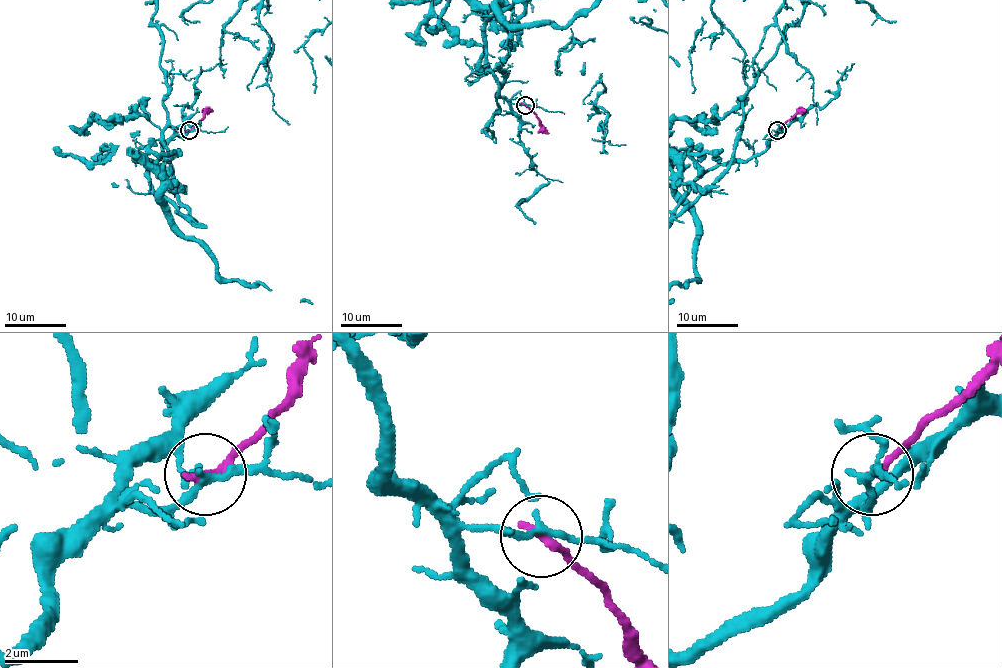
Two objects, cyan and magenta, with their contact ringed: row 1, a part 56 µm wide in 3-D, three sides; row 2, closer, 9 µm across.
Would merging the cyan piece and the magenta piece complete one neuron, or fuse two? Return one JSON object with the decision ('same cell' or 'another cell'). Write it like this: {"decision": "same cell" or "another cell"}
{"decision": "another cell"}

